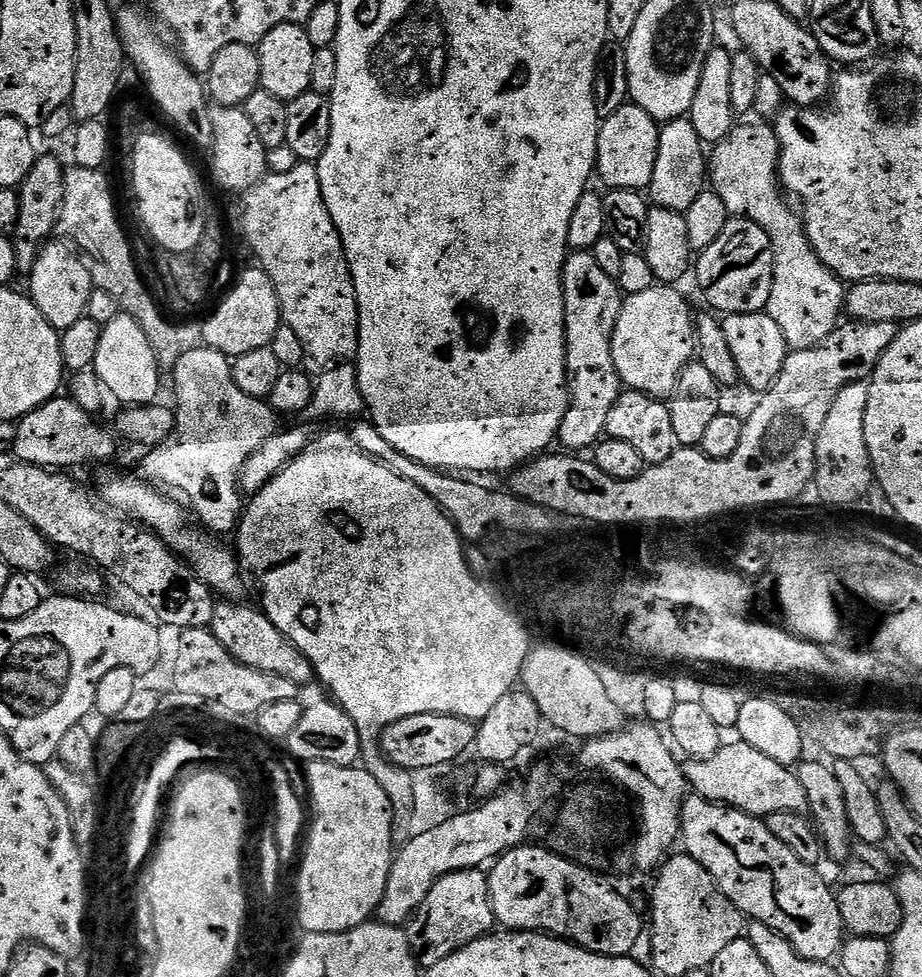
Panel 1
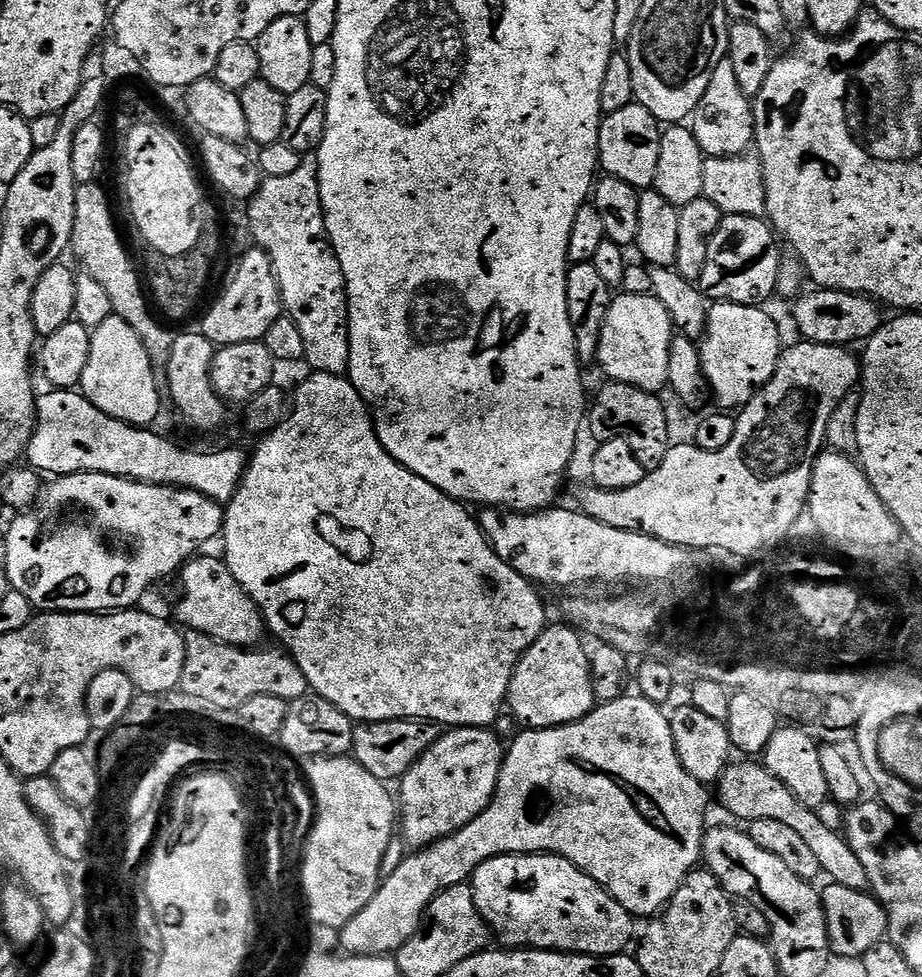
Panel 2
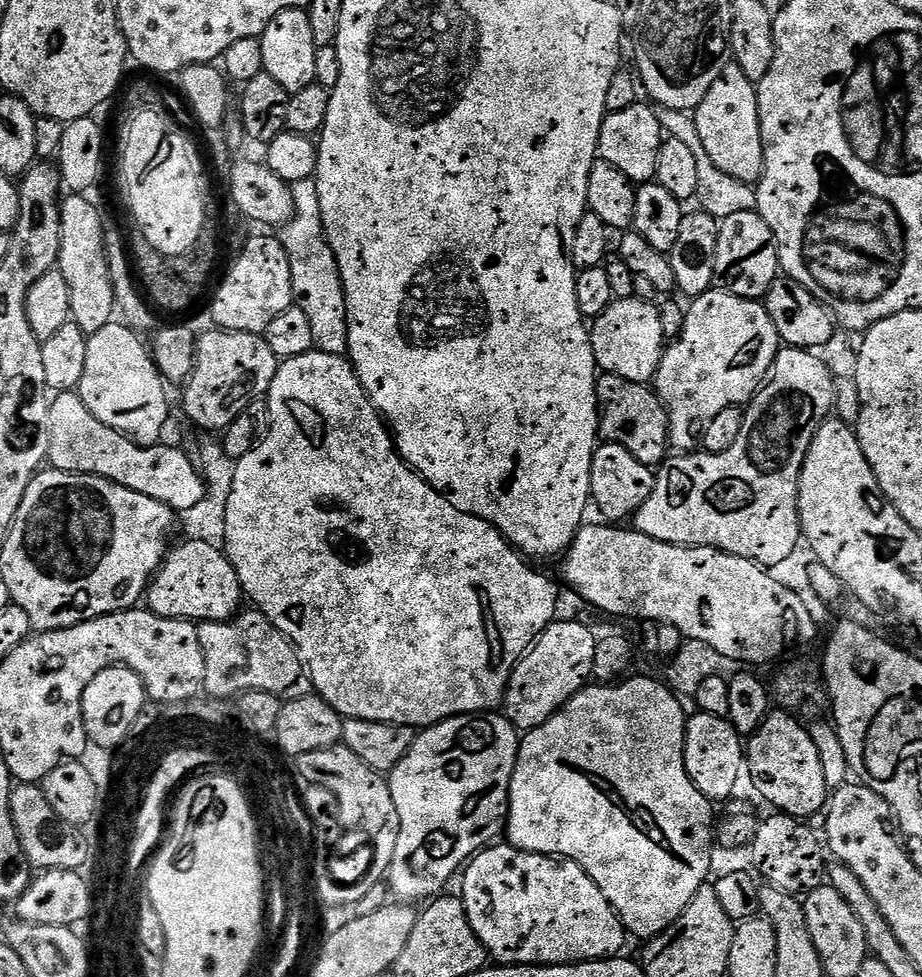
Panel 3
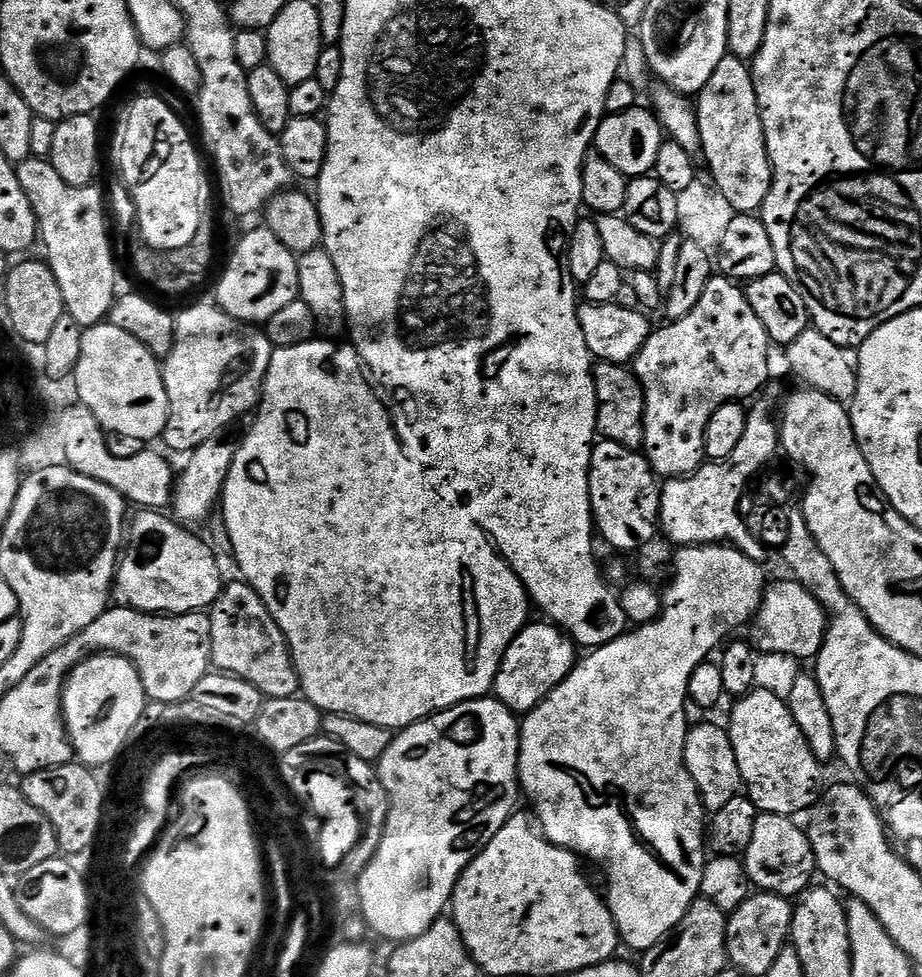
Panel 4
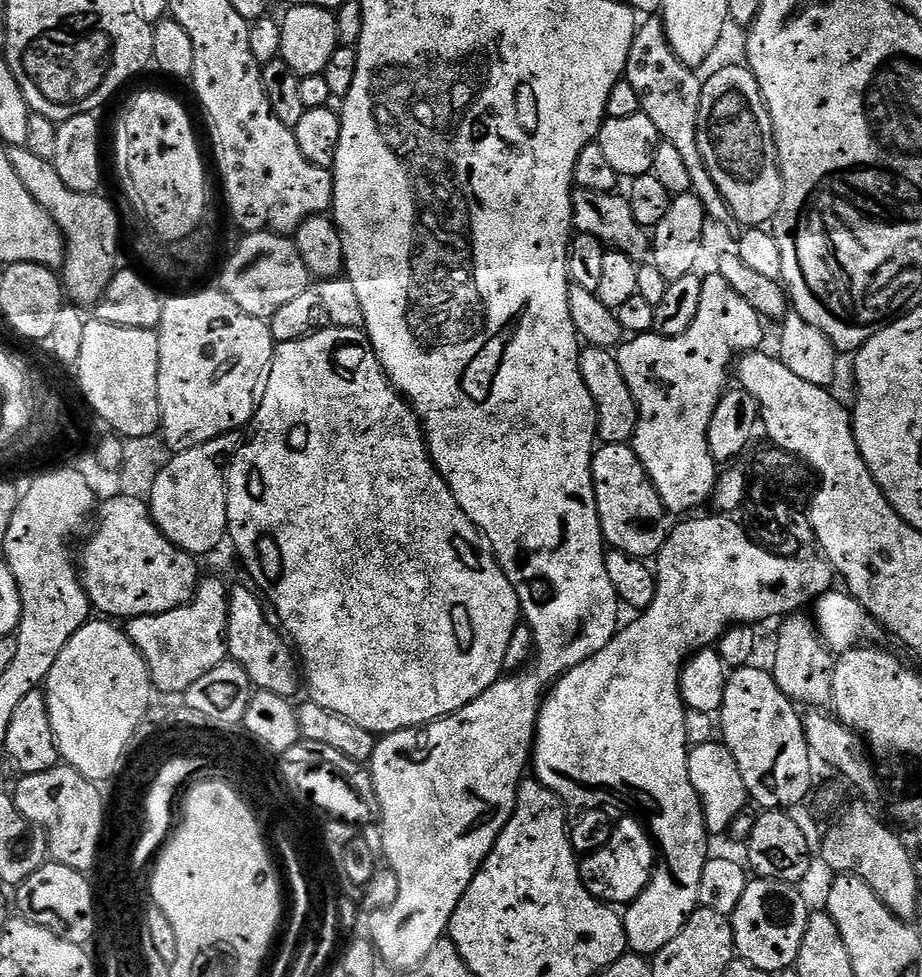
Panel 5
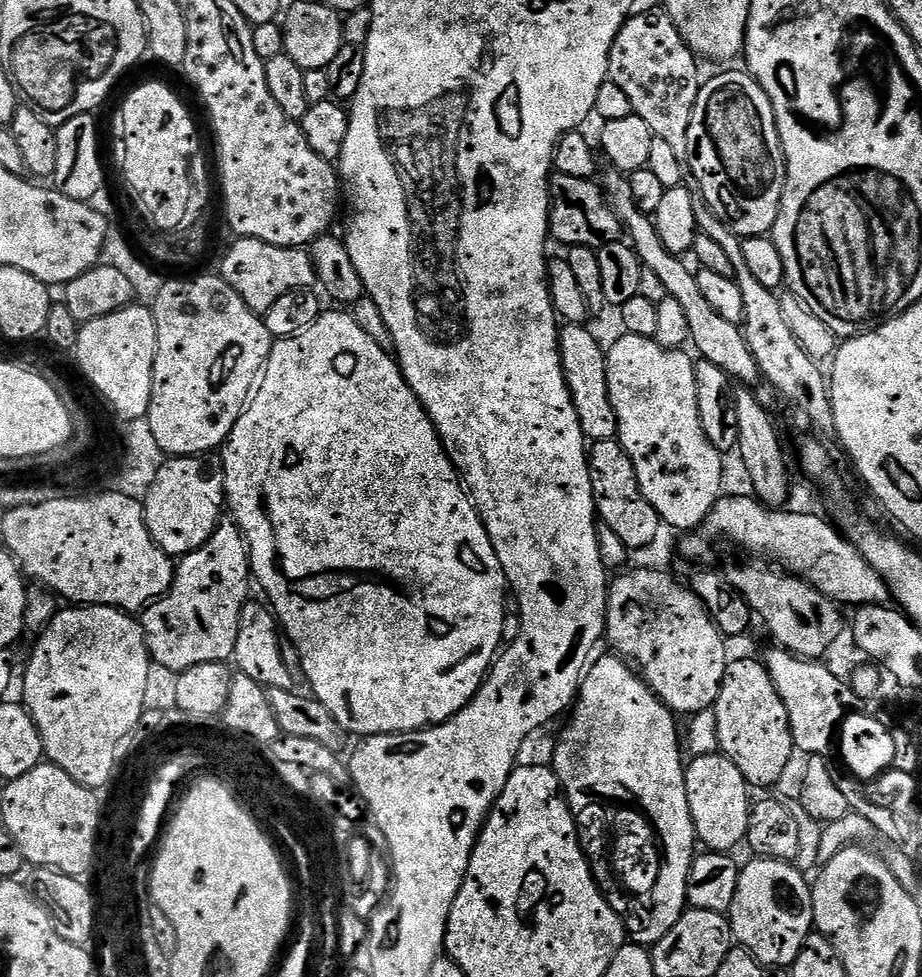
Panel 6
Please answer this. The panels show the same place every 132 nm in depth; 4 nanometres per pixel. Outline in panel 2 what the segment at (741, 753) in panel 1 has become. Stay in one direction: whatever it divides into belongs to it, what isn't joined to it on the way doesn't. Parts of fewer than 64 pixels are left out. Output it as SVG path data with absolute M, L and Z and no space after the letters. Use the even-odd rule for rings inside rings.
M744 762L748 764L729 763L720 775L718 789L720 788L720 800L724 808L732 816L737 816L743 822L761 820L762 818L774 818L774 822L786 822L807 844L812 853L818 857L820 871L831 883L850 886L850 890L865 891L868 888L866 869L862 862L858 862L858 854L849 846L847 839L841 833L829 830L818 818L816 809L806 806L795 794L786 787L780 779L760 762Z

